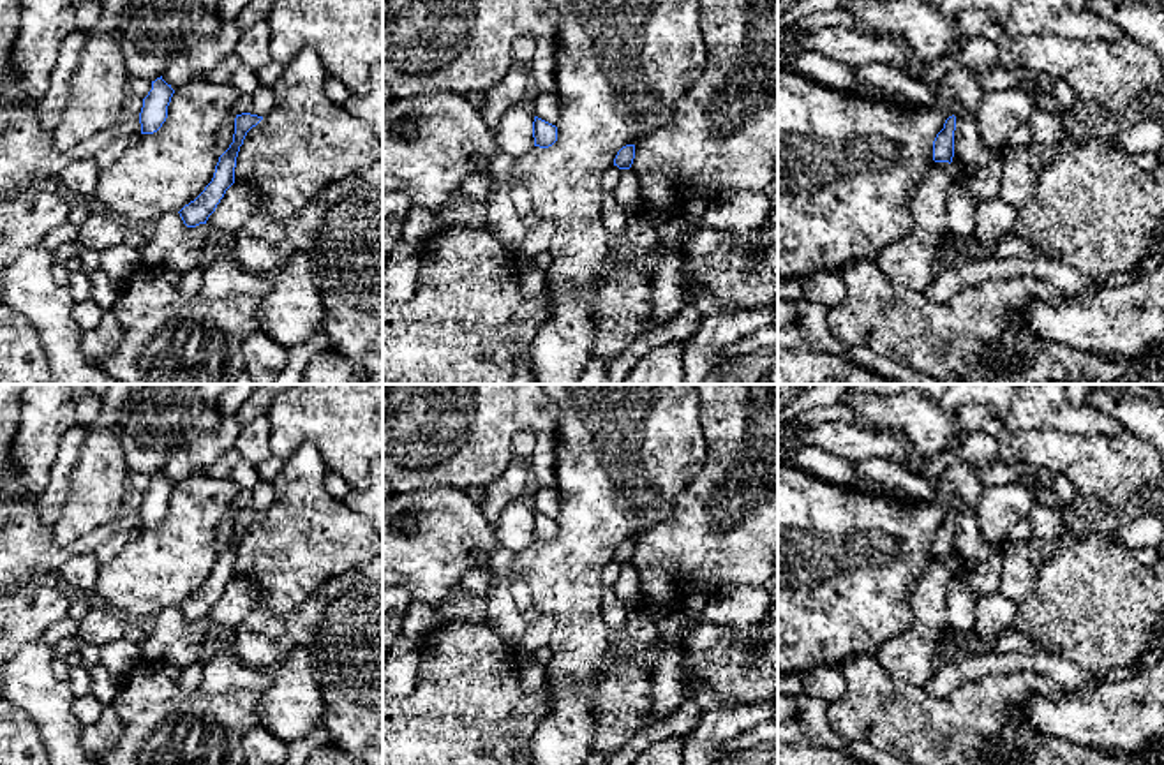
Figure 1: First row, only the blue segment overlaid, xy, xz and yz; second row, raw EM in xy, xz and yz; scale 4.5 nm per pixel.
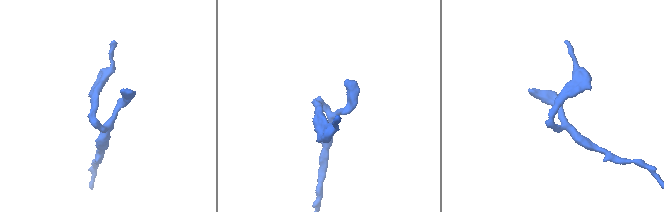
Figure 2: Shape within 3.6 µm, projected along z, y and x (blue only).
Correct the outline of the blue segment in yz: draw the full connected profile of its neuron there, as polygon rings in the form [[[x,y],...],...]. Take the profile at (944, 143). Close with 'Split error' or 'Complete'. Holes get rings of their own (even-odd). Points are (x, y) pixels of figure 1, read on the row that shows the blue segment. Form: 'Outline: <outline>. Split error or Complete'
Outline: [[[949,116],[944,123],[944,129],[936,134],[933,141],[933,160],[935,162],[952,162],[954,157],[954,130],[956,116]]]. Complete

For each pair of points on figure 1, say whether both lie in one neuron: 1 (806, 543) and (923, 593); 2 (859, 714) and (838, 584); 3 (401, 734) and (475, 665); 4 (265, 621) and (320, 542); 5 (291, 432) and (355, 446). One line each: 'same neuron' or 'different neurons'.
1: different neurons
2: different neurons
3: same neuron
4: different neurons
5: same neuron

